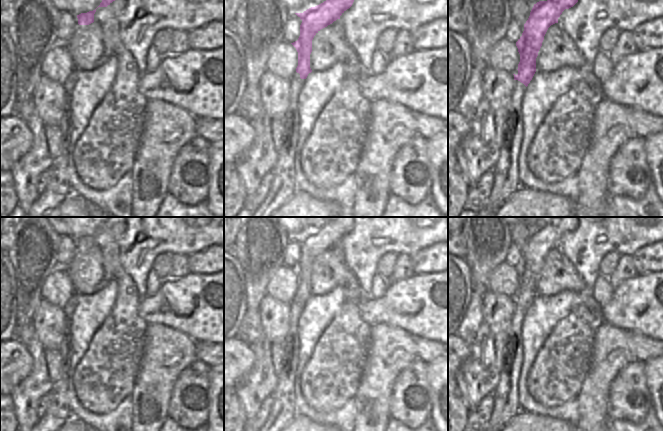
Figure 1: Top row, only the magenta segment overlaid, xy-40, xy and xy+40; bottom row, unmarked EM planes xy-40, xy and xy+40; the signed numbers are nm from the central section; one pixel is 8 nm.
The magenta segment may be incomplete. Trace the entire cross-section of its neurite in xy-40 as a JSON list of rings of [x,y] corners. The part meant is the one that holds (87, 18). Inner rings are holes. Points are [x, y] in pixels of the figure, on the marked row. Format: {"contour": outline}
{"contour": [[[96,9],[87,13],[77,15],[79,25],[89,25],[94,22],[94,14]]]}

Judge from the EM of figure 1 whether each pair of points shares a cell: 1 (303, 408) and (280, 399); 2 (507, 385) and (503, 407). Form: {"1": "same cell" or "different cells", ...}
{"1": "different cells", "2": "same cell"}

